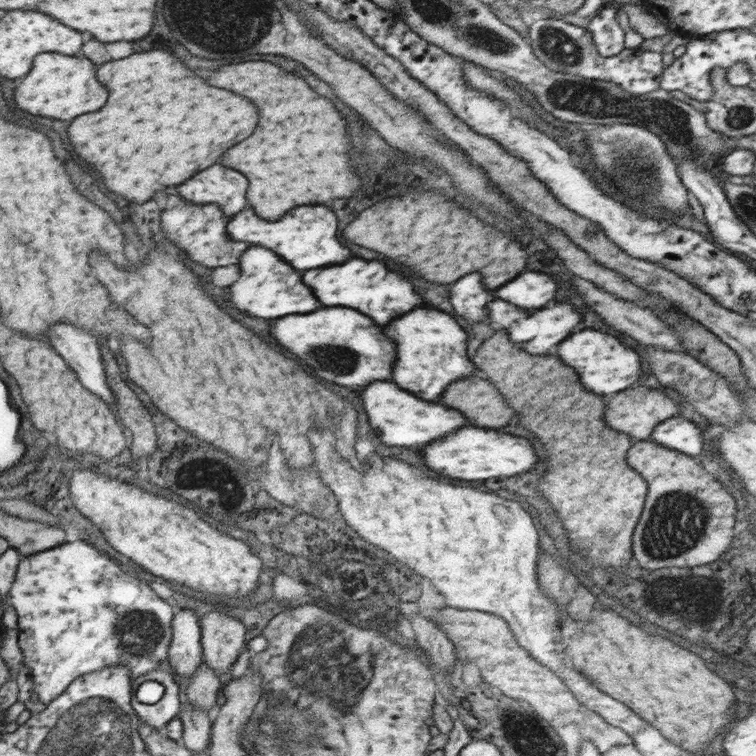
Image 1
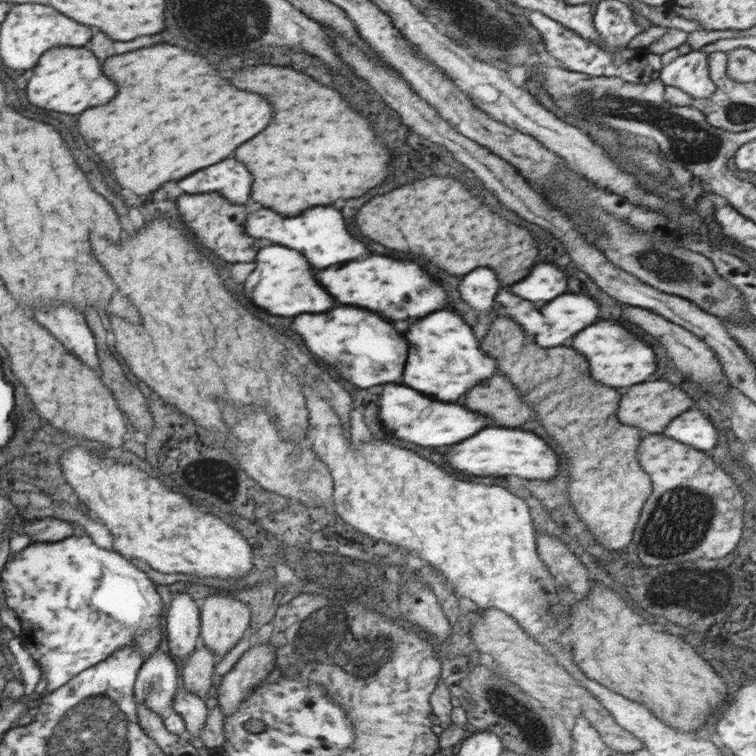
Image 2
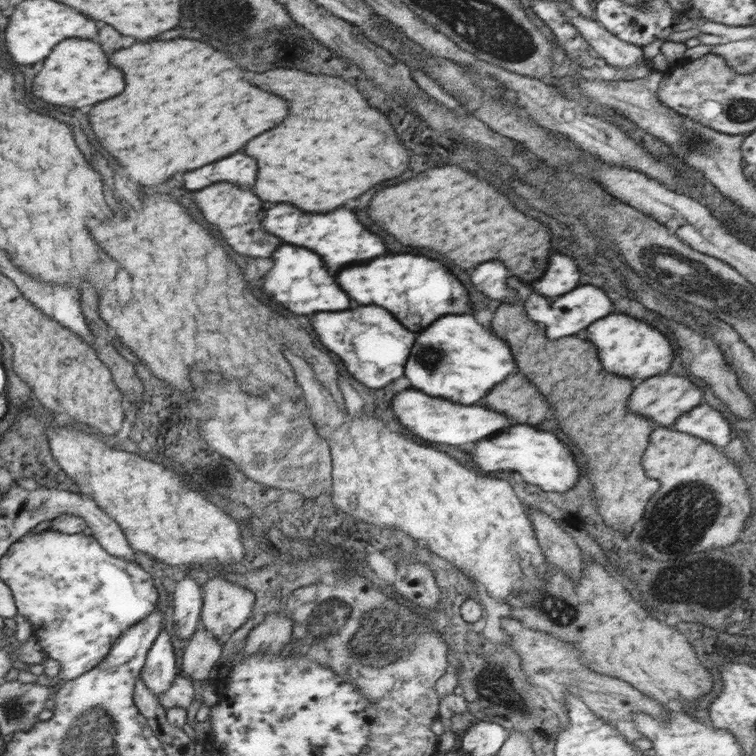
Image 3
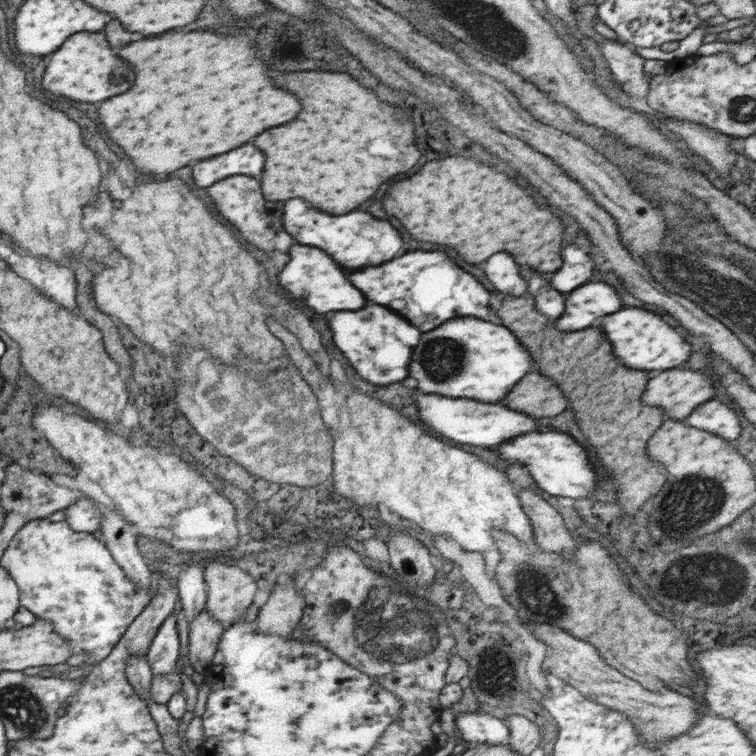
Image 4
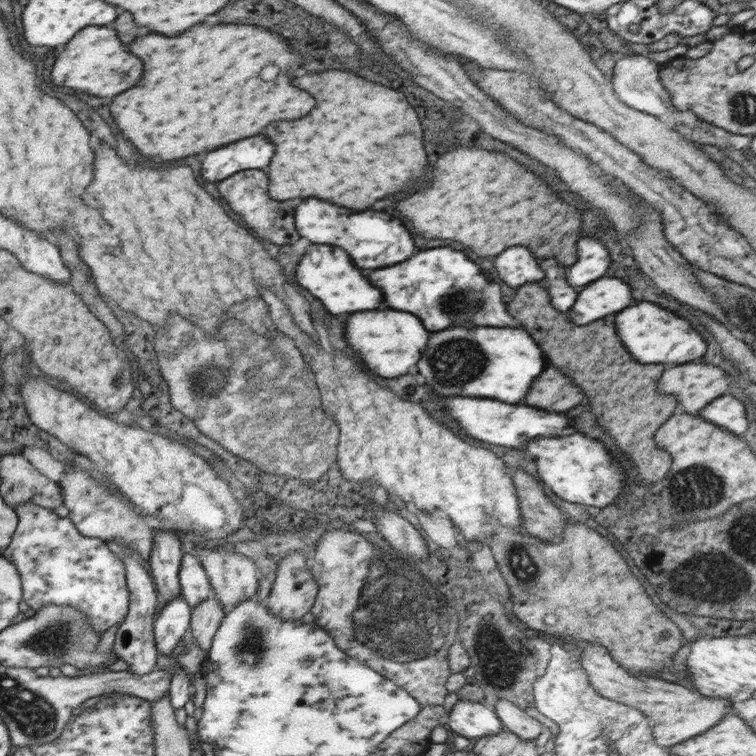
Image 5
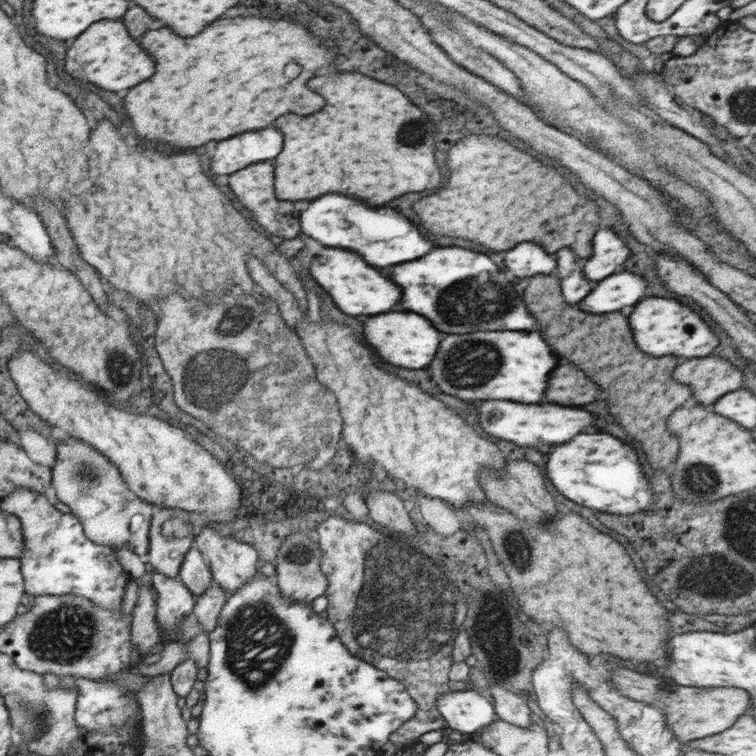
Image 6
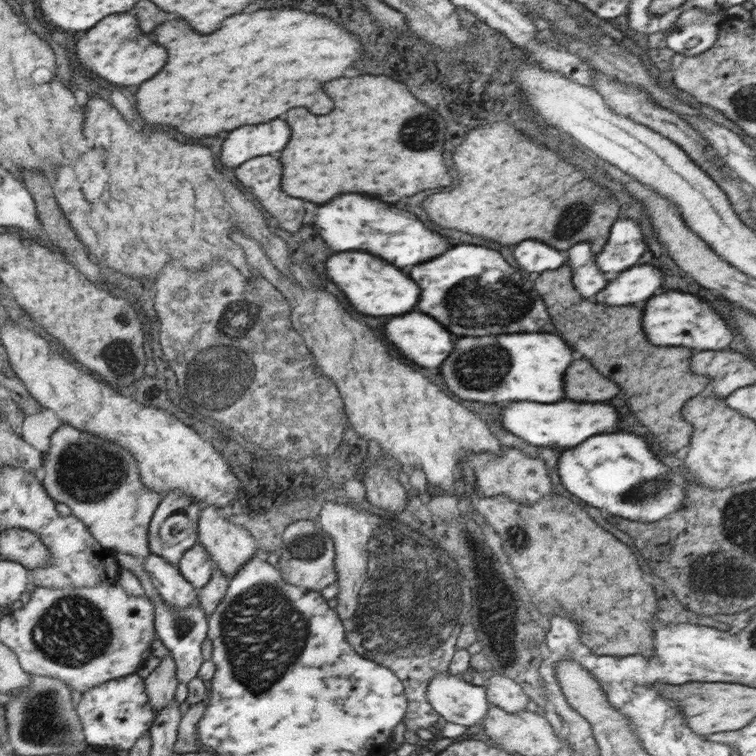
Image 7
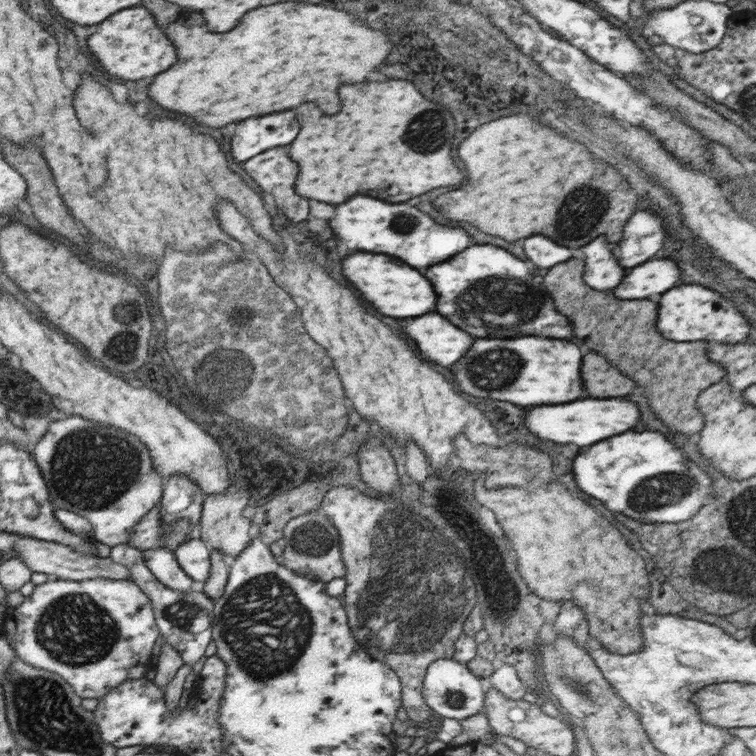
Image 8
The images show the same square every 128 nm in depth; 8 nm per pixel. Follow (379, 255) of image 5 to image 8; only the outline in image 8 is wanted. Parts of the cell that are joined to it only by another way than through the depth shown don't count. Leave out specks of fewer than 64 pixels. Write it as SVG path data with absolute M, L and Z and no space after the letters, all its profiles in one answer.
M354 196L348 202L340 204L330 226L340 238L340 242L346 244L350 250L398 256L414 268L428 268L446 262L448 258L458 254L460 250L466 250L472 244L472 238L466 230L456 226L440 226L426 212L414 206L390 204L366 196Z

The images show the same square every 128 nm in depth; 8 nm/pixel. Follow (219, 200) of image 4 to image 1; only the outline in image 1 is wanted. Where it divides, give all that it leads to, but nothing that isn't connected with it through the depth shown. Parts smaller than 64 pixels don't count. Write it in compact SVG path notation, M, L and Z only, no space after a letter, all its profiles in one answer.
M170 196L168 206L162 214L162 230L170 242L174 242L182 252L186 252L194 262L200 262L204 266L228 266L238 264L240 256L252 246L248 242L236 242L228 236L226 224L230 222L224 212L212 204L212 206L200 206L182 200L180 196Z

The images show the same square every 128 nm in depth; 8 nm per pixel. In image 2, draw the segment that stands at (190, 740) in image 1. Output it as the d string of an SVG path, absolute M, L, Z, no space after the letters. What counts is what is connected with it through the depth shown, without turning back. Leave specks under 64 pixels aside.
M180 688L179 694L175 697L174 712L182 715L186 727L185 734L200 736L209 710L206 708L205 702L196 693Z

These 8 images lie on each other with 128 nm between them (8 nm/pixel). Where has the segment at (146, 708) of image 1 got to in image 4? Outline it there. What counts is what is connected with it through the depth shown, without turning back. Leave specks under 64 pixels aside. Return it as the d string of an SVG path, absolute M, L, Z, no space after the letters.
M172 613L163 622L163 626L159 629L159 632L156 633L151 648L146 654L153 675L158 675L158 672L172 672L174 664L178 660L178 652L180 652L178 622L176 622L176 615Z

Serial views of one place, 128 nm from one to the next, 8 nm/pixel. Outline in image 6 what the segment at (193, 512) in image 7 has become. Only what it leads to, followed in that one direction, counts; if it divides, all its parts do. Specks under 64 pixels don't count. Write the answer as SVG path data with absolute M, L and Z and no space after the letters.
M158 508L155 511L154 517L151 521L151 533L150 533L150 555L146 558L146 562L153 571L158 571L162 574L168 575L168 577L178 576L180 564L182 564L182 556L174 556L174 554L162 554L162 524L166 522L166 518L172 518L172 516L180 516L182 513L188 514L188 512L177 508Z

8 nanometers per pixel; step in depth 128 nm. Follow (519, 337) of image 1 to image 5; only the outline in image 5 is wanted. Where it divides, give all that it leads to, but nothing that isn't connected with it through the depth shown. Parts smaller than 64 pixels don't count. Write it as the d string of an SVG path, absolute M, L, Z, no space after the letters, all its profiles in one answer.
M602 277L583 286L566 313L572 323L584 326L608 318L634 304L632 287L618 277Z

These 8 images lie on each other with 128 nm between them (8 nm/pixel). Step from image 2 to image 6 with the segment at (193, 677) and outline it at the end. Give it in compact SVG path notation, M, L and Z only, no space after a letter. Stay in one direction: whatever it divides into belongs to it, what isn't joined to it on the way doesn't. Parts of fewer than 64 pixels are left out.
M214 580L204 593L197 596L195 615L201 630L210 634L210 631L216 627L218 613L226 604L227 597L228 594Z

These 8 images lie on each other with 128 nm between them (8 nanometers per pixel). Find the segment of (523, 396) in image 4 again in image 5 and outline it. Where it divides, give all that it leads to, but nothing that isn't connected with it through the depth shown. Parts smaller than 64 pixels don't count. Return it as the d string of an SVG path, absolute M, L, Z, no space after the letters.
M547 366L546 370L536 378L530 392L526 394L524 404L538 406L556 412L566 413L586 401L585 393L560 370L554 366Z

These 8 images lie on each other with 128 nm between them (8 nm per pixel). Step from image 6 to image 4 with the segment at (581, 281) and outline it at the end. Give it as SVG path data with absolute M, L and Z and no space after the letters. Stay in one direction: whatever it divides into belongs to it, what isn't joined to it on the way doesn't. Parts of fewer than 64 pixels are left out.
M528 265L521 267L520 275L528 281L528 294L534 297L536 309L547 317L558 318L564 312L564 293L552 287L550 278L542 278L542 273Z

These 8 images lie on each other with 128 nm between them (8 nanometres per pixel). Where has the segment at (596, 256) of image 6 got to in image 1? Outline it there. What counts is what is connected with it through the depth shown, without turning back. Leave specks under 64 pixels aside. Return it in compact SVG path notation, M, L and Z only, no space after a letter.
M524 270L518 278L504 284L494 296L520 308L535 310L550 305L558 295L558 285L552 275Z

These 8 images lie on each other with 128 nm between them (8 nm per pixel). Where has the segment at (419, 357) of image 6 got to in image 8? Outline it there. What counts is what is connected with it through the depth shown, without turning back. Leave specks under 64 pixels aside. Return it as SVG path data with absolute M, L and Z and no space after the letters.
M440 314L412 318L402 326L406 334L416 342L422 356L442 366L452 366L472 348L472 336L458 326L452 326L452 322Z

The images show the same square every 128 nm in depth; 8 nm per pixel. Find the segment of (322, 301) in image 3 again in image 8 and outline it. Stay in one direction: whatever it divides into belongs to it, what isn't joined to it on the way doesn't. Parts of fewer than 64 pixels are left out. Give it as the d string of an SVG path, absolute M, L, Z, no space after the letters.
M358 252L342 262L342 272L360 290L360 294L386 316L416 318L434 312L436 308L438 298L426 276L422 276L418 270L406 266L406 262L400 262L396 258L388 258L384 254Z

